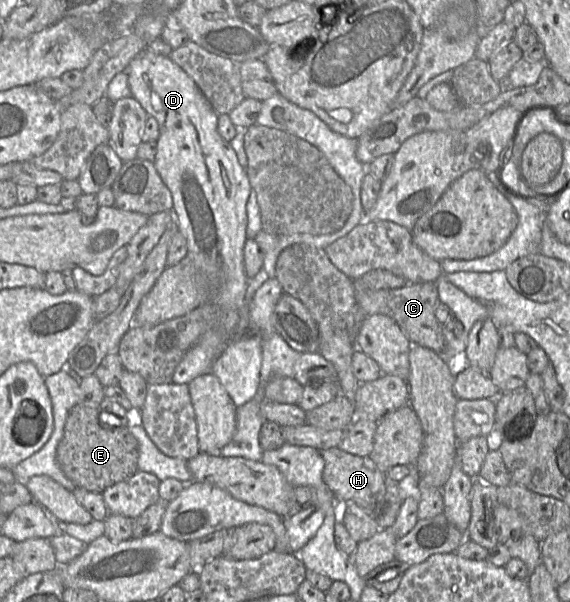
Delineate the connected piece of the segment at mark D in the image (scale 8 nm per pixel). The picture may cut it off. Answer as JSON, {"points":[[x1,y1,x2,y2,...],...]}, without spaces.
{"points":[[142,52,131,61,126,74,132,97,158,122,160,135,156,141,157,152,153,163,172,194,172,212,178,231,186,238,187,257,205,272,220,271,221,282,210,302,224,309,239,312,244,305,248,283,244,268,244,246,248,240,246,206,252,187,246,171,238,162,230,143,218,133,218,114,195,82,169,57]]}

